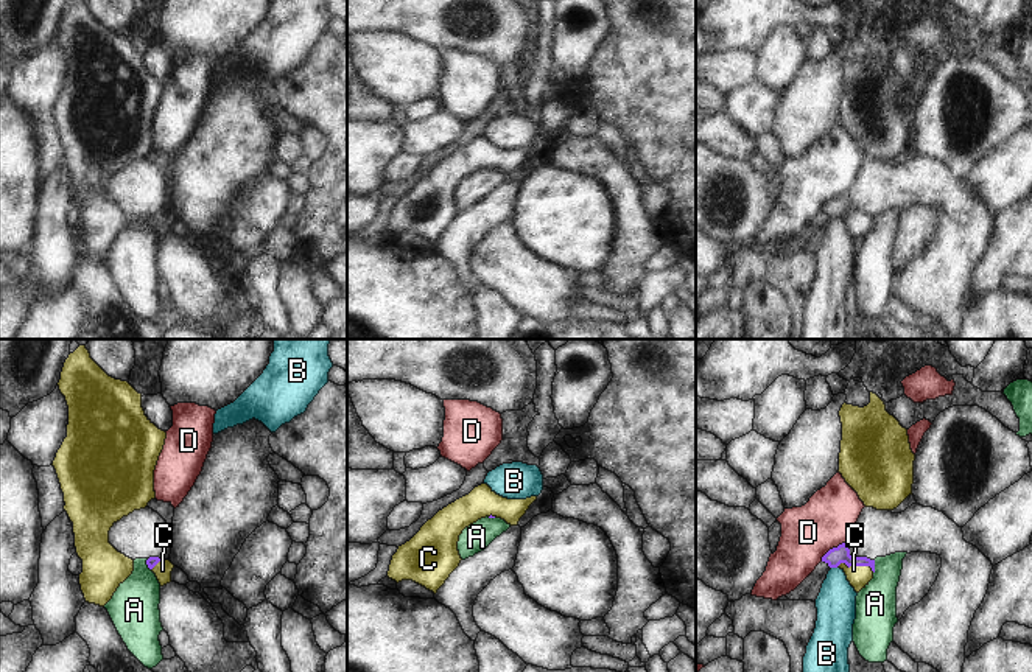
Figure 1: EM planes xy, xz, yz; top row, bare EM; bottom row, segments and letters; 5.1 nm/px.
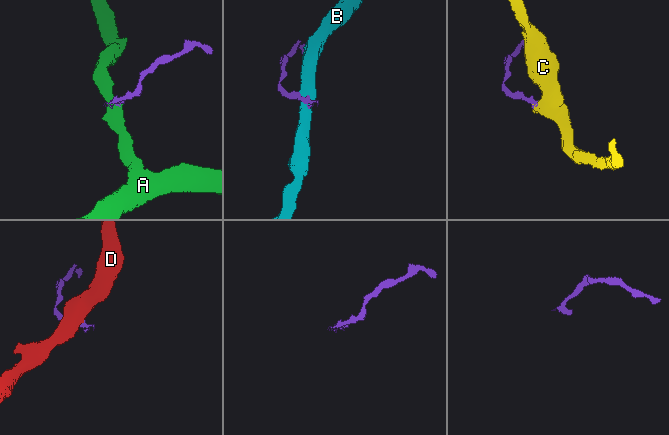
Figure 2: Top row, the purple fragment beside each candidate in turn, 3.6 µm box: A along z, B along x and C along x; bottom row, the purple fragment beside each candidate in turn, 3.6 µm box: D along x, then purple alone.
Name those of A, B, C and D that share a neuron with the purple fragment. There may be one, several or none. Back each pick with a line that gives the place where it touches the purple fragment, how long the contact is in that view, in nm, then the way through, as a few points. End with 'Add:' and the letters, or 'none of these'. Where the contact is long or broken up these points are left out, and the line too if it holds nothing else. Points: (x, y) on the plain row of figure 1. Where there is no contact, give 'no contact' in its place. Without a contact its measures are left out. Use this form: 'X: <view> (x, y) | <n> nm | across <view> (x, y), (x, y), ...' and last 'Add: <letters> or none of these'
C: yz (855, 216) | 200 nm | across yz (841, 206), (855, 216), (858, 227)
Add: C

